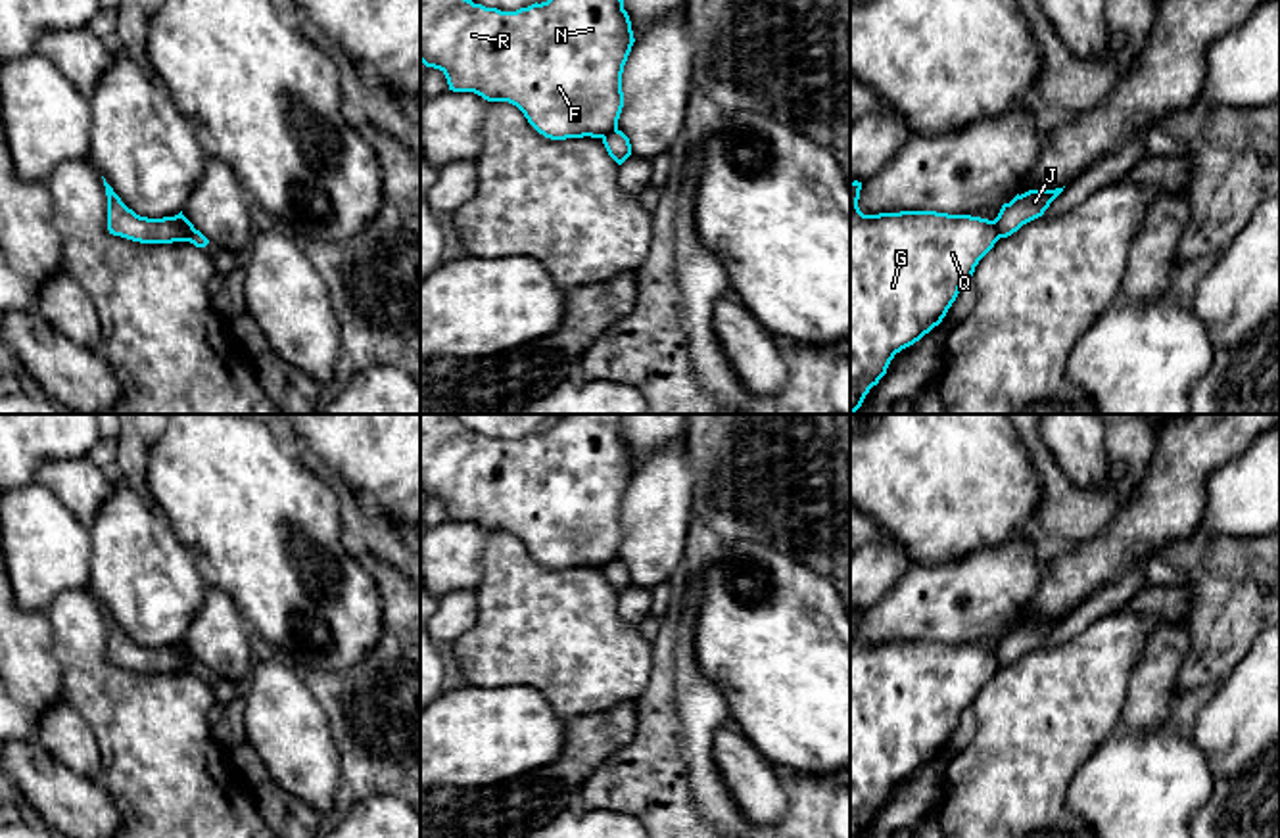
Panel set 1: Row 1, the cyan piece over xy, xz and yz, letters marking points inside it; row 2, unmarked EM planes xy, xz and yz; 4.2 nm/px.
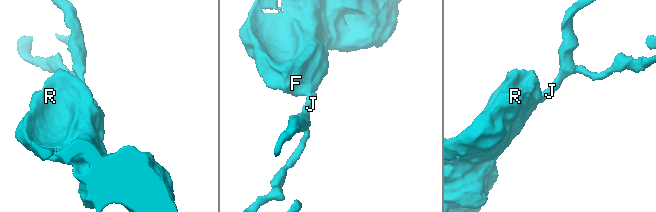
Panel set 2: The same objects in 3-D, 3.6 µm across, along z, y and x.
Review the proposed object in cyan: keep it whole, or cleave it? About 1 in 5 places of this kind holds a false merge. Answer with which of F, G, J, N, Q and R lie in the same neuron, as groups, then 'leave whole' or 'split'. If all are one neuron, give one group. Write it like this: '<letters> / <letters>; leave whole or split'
F G N Q R / J; split

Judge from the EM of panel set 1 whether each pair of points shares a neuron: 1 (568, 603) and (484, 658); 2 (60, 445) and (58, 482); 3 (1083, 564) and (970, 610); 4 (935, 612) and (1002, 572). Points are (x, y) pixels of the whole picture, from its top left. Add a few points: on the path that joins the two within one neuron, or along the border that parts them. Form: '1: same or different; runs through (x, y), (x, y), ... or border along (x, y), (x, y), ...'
1: same; runs through (547, 624), (532, 628), (505, 647)
2: different; border along (85, 457), (48, 459), (37, 468), (33, 480)
3: different; border along (1056, 547), (1048, 553), (1041, 585), (1018, 622)
4: same; runs through (952, 597), (960, 591), (985, 589)

